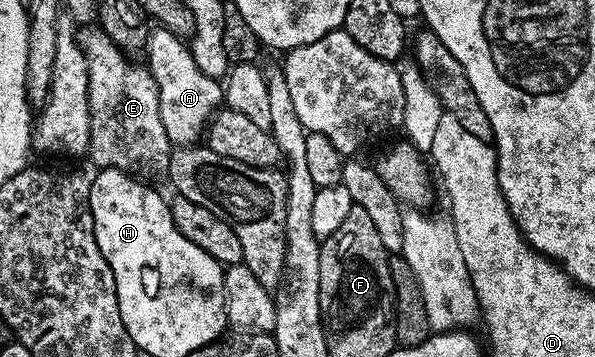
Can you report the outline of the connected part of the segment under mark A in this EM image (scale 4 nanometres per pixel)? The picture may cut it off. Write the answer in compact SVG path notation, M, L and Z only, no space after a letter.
M156 26L149 31L146 55L149 69L156 82L160 98L160 118L171 145L190 146L203 135L204 125L223 103L223 85L196 66L189 45L167 28Z

